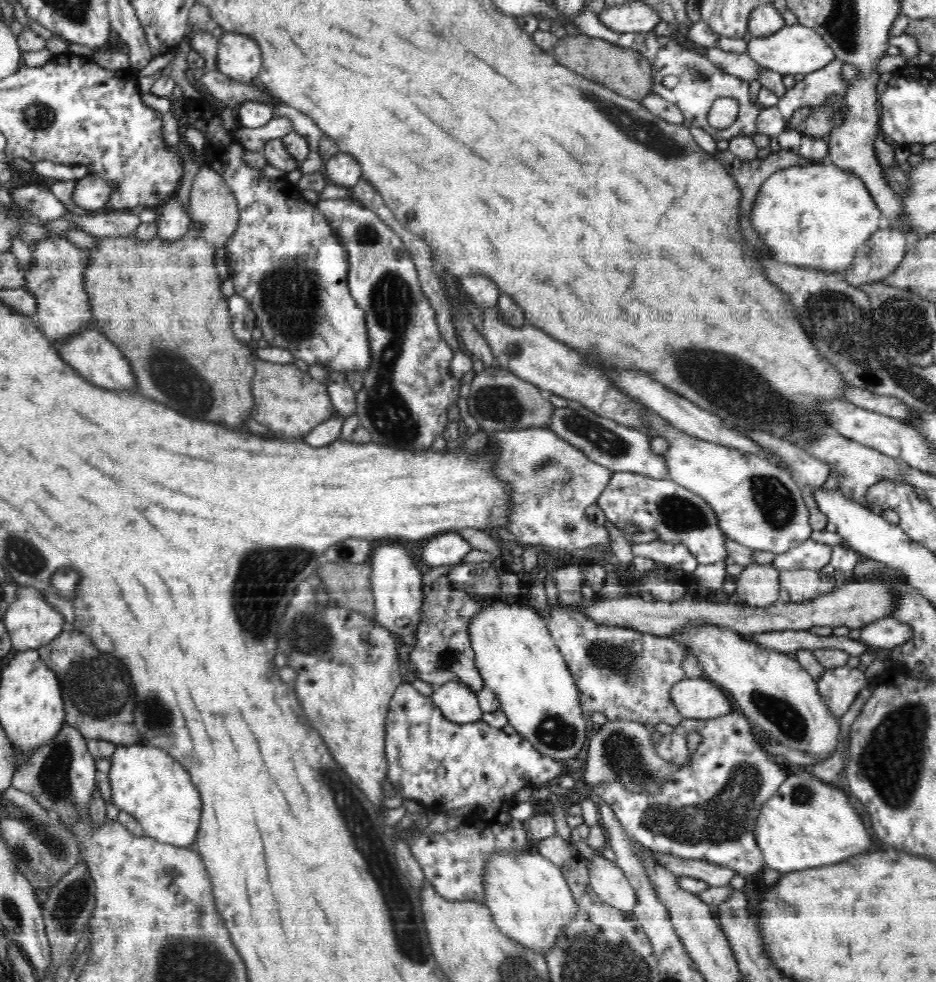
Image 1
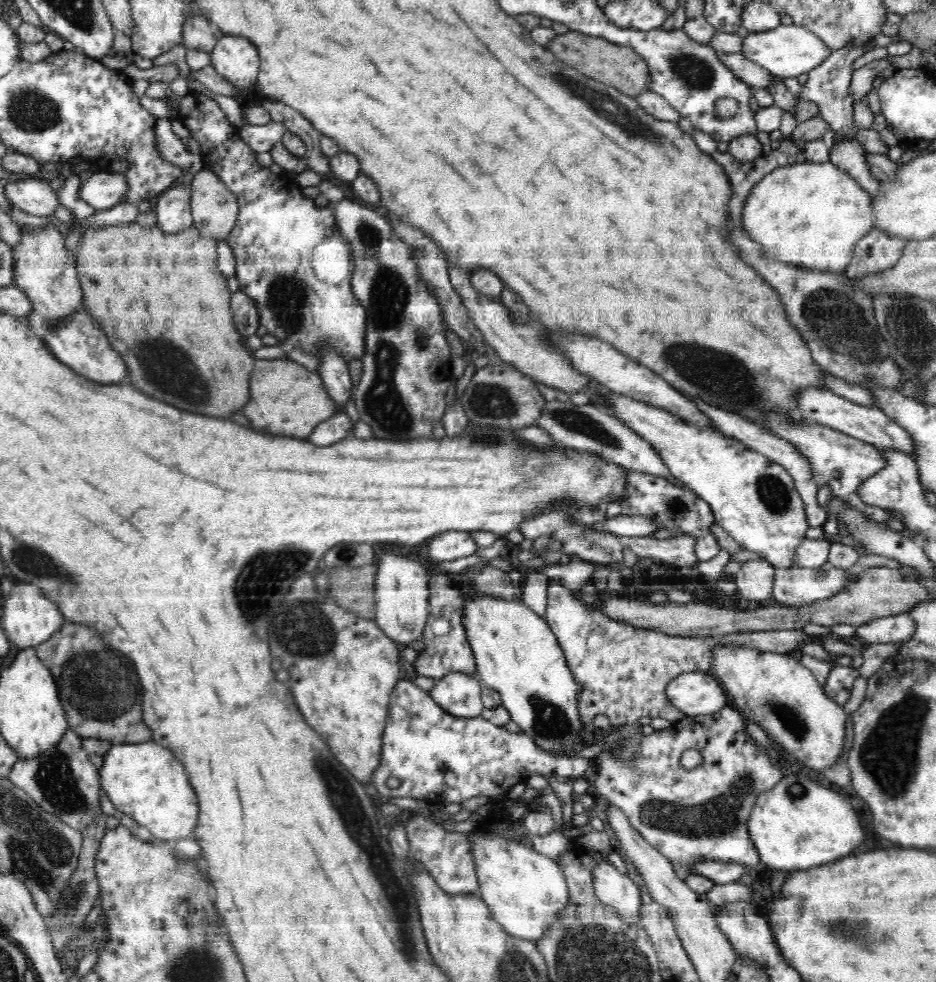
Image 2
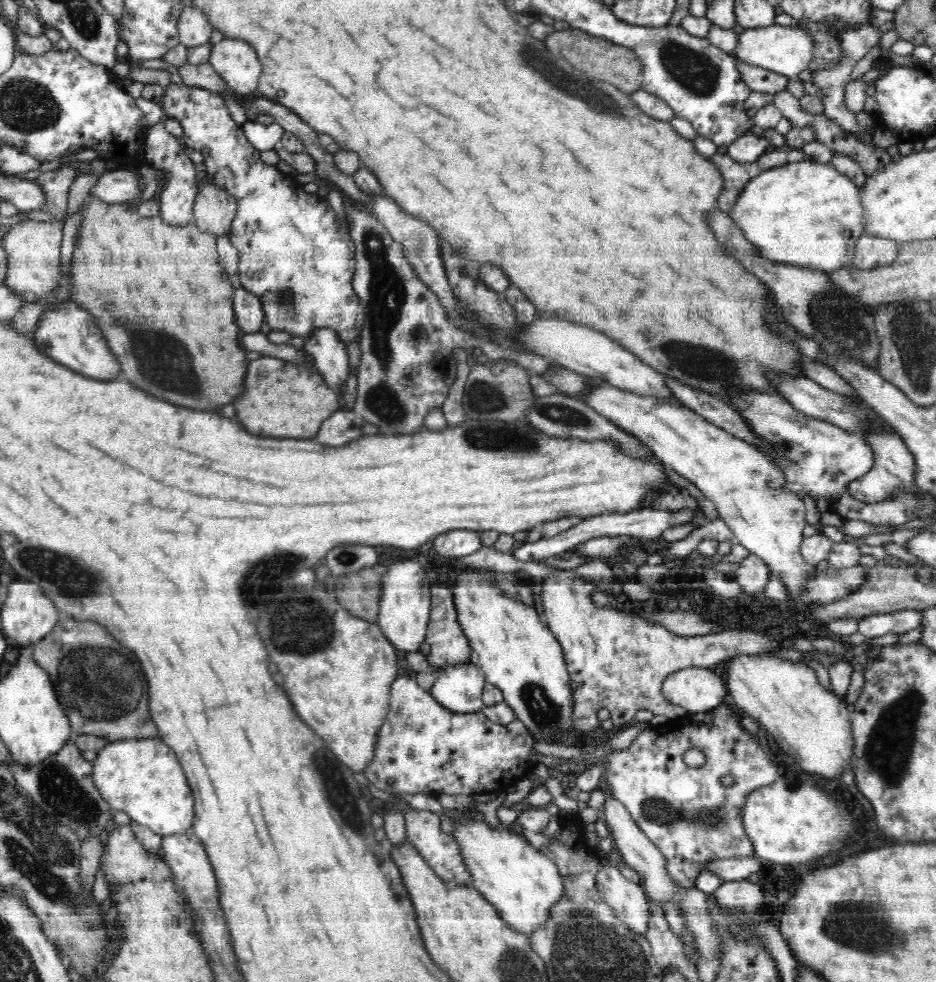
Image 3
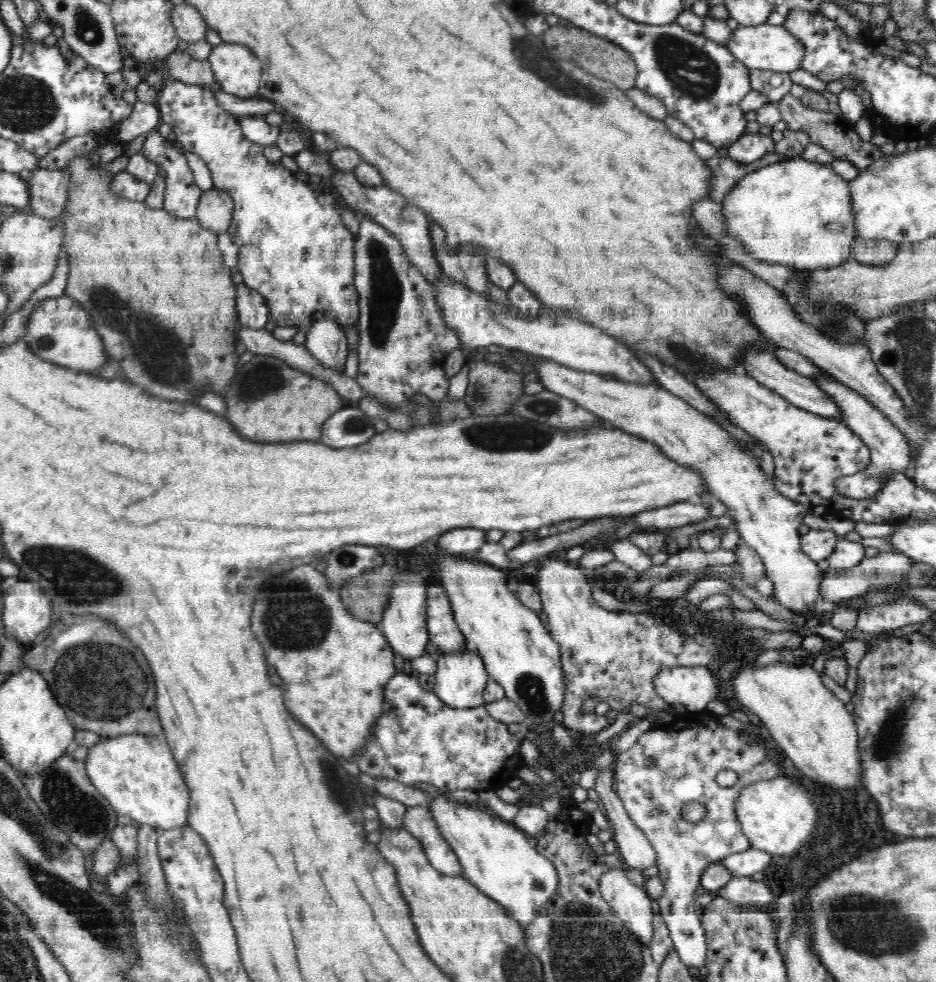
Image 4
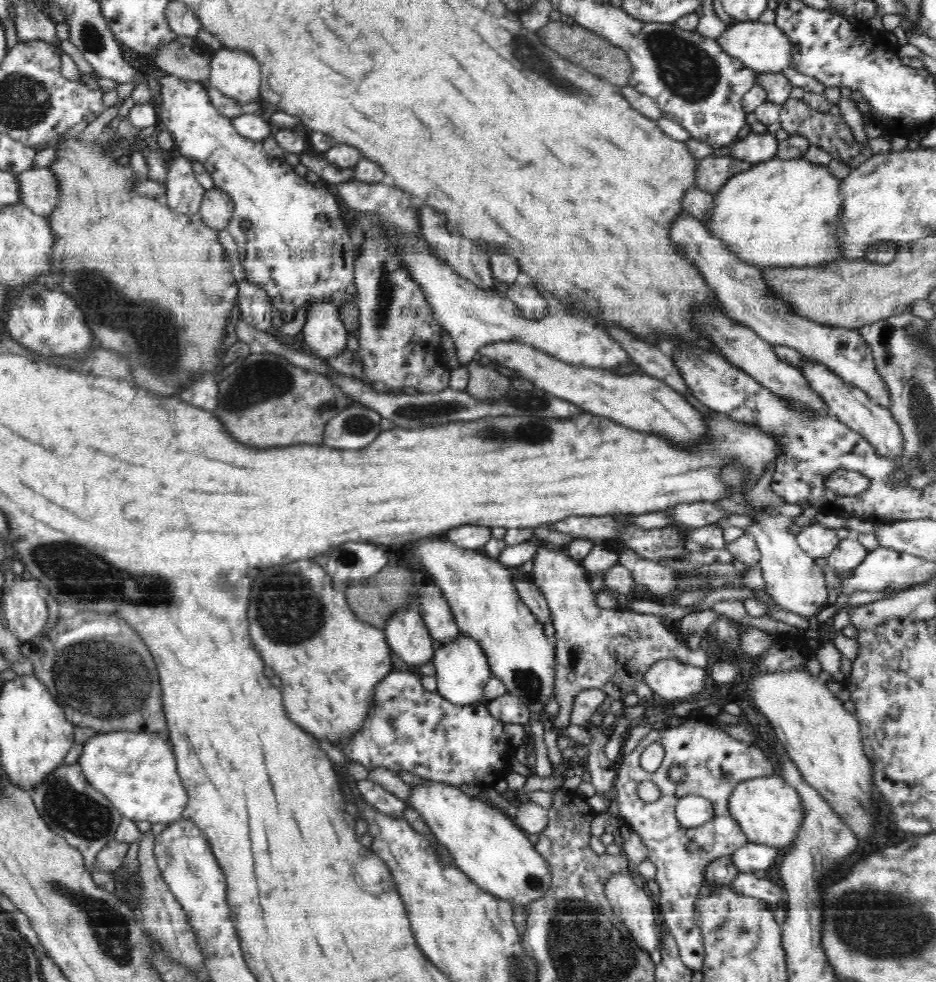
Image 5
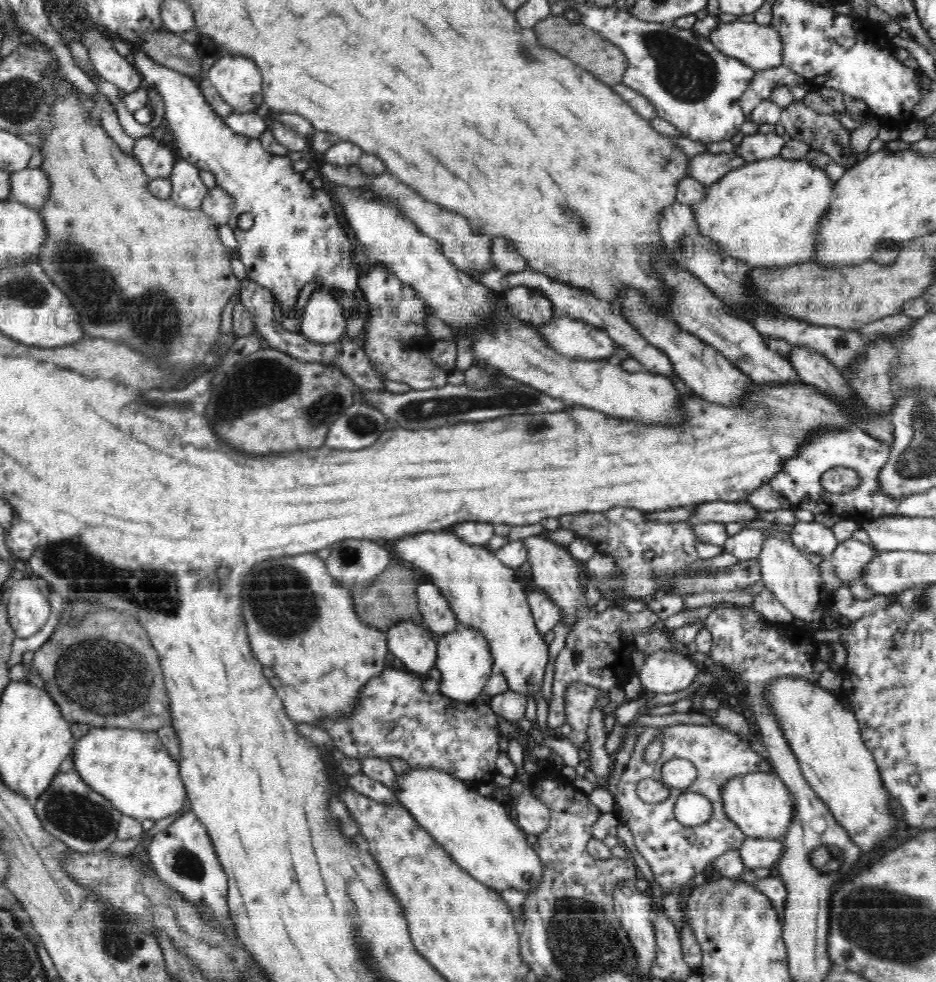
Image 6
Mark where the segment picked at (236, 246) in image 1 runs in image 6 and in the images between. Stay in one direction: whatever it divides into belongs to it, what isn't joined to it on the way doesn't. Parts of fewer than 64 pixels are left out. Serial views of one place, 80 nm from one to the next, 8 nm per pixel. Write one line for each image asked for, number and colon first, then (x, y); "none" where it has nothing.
2: (290, 257)
3: (295, 255)
4: (294, 249)
5: (297, 248)
6: (296, 238)

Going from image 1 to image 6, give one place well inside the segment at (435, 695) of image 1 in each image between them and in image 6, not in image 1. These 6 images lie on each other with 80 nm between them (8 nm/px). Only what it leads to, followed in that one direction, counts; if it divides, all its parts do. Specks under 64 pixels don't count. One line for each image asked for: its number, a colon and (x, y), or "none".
2: (459, 694)
3: (459, 687)
4: (461, 678)
5: (462, 669)
6: (464, 657)

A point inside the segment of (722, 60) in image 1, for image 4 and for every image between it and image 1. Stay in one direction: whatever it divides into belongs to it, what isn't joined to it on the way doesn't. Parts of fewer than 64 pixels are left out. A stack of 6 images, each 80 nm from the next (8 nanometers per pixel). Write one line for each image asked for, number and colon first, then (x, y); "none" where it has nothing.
2: (757, 77)
3: (759, 79)
4: (775, 85)

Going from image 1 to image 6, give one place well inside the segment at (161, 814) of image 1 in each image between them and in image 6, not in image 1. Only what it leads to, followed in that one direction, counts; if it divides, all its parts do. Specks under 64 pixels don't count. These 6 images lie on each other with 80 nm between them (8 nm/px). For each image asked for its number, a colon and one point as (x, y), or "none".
2: (145, 781)
3: (142, 777)
4: (138, 774)
5: (137, 772)
6: (132, 769)

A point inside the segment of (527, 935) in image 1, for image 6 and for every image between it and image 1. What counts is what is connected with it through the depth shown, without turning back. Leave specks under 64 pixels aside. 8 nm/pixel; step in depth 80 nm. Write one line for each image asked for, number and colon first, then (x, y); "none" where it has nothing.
2: (526, 890)
3: (523, 884)
4: (498, 858)
5: (495, 853)
6: (479, 834)

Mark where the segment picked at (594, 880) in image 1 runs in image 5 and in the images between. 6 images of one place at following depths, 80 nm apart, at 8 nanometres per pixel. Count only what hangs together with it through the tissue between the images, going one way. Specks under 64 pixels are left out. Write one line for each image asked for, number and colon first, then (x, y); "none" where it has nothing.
2: (612, 888)
3: (628, 899)
4: (632, 905)
5: (632, 905)

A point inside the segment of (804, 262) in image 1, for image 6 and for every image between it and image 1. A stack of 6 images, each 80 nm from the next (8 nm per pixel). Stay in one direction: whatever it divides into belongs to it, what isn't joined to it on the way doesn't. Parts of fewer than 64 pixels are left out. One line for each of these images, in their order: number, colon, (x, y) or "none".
2: (808, 214)
3: (806, 214)
4: (796, 213)
5: (780, 212)
6: (764, 214)

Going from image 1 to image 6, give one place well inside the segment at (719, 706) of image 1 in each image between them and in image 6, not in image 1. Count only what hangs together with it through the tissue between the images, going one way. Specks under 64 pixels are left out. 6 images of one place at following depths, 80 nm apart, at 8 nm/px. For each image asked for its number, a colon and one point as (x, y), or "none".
2: (694, 692)
3: (698, 690)
4: (692, 686)
5: (670, 679)
6: (664, 672)

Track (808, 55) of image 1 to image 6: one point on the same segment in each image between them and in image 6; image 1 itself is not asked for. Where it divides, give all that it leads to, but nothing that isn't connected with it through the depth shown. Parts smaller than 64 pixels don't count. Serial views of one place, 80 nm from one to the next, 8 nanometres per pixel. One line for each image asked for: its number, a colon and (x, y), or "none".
2: (789, 50)
3: (787, 50)
4: (766, 47)
5: (763, 47)
6: (760, 47)

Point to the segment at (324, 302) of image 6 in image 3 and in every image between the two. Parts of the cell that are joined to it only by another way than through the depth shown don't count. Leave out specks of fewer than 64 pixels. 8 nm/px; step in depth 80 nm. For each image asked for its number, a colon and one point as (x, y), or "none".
3: (330, 358)
4: (325, 339)
5: (324, 332)

